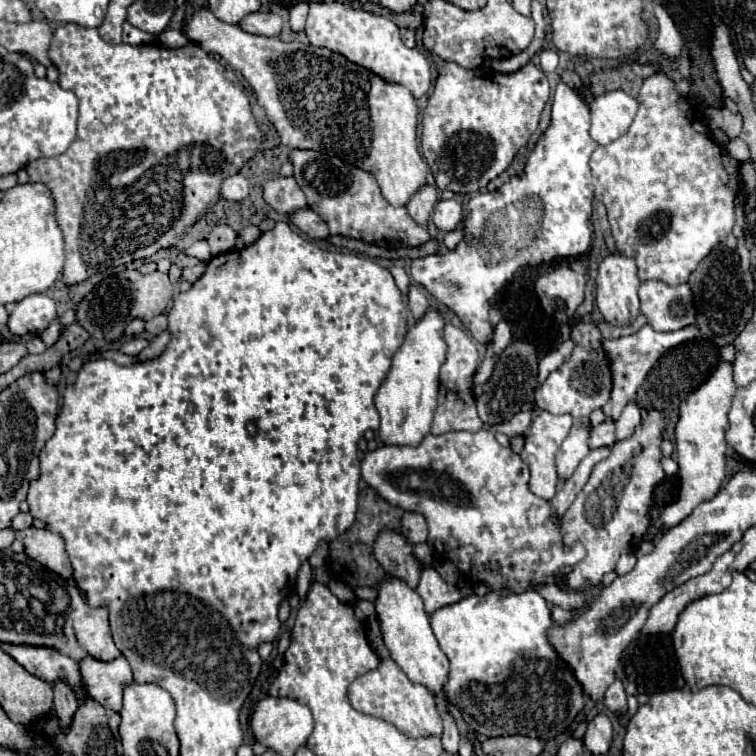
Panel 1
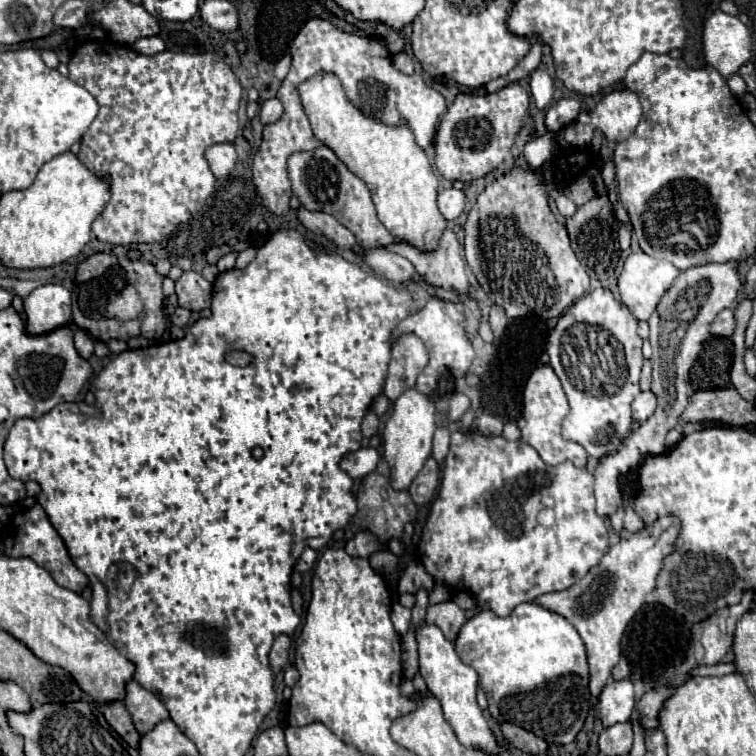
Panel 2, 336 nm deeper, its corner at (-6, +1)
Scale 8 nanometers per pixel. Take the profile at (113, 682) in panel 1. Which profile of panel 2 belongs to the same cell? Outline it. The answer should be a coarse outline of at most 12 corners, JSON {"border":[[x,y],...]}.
{"border":[[134,680],[124,704],[140,734],[170,718],[162,700]]}

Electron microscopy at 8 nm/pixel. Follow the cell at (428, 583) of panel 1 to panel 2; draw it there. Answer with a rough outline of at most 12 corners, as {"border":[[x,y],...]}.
{"border":[[454,602],[427,608],[425,622],[454,642],[466,614]]}

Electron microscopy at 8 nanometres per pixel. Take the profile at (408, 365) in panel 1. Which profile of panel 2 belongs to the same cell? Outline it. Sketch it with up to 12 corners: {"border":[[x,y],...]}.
{"border":[[406,390],[384,431],[390,486],[408,490],[432,454],[436,408]]}

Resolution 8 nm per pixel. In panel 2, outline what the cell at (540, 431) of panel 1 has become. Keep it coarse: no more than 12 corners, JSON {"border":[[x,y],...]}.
{"border":[[550,364],[524,386],[518,428],[546,464],[588,454],[560,434],[570,406]]}

